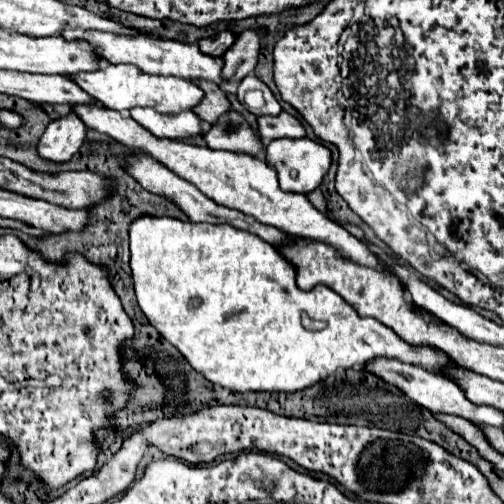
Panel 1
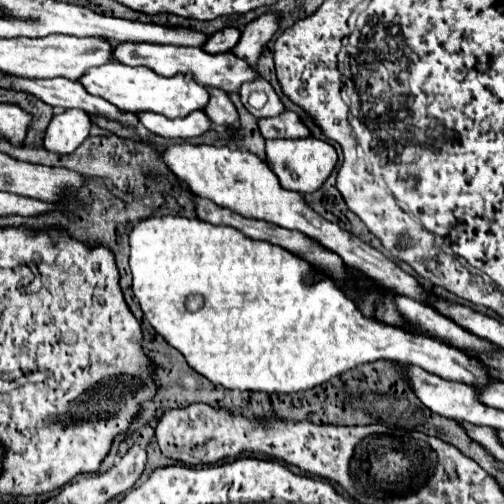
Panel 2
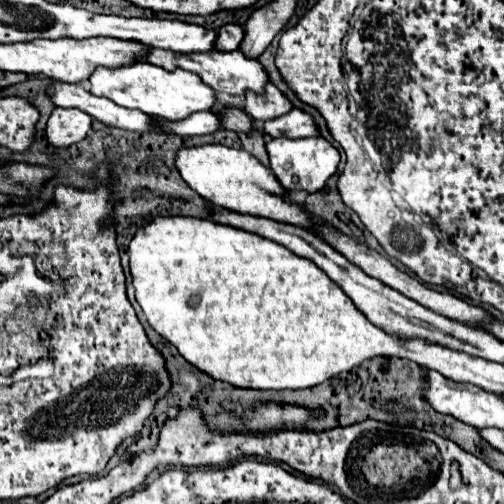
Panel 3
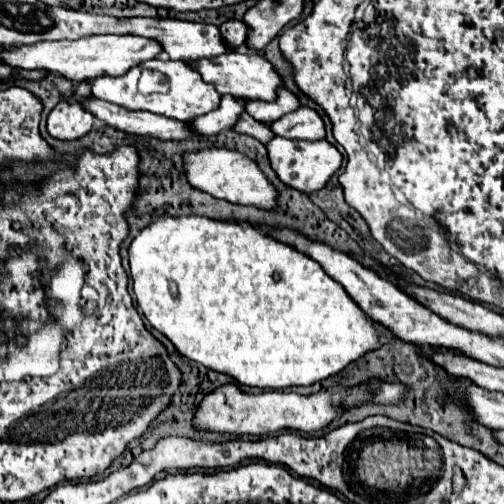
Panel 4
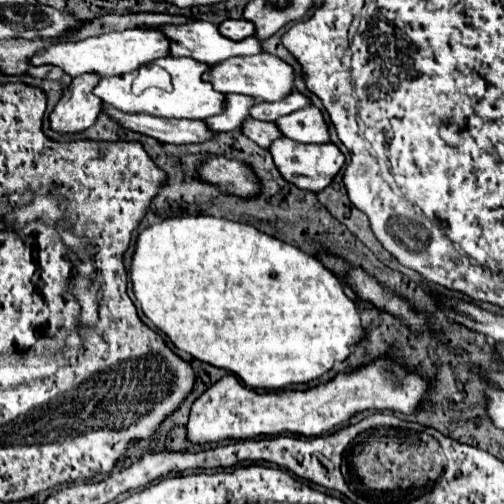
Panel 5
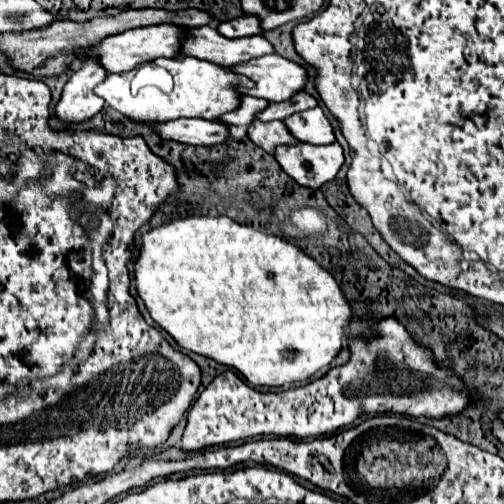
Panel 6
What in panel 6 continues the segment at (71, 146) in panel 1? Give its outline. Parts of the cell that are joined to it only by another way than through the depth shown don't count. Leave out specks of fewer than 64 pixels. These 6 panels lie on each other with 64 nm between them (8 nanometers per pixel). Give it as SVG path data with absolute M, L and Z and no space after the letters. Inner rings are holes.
M84 62L84 66L76 70L64 86L62 98L54 110L56 118L66 124L82 124L94 118L102 110L104 100L100 100L92 90L106 78L106 74L108 72L104 72L98 62Z

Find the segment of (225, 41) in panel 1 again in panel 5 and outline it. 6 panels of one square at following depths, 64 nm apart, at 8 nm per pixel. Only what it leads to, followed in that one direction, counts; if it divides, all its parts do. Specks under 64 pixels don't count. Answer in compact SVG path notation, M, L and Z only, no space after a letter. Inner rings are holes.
M224 20L220 24L220 32L230 40L244 40L254 34L254 26L248 20Z

